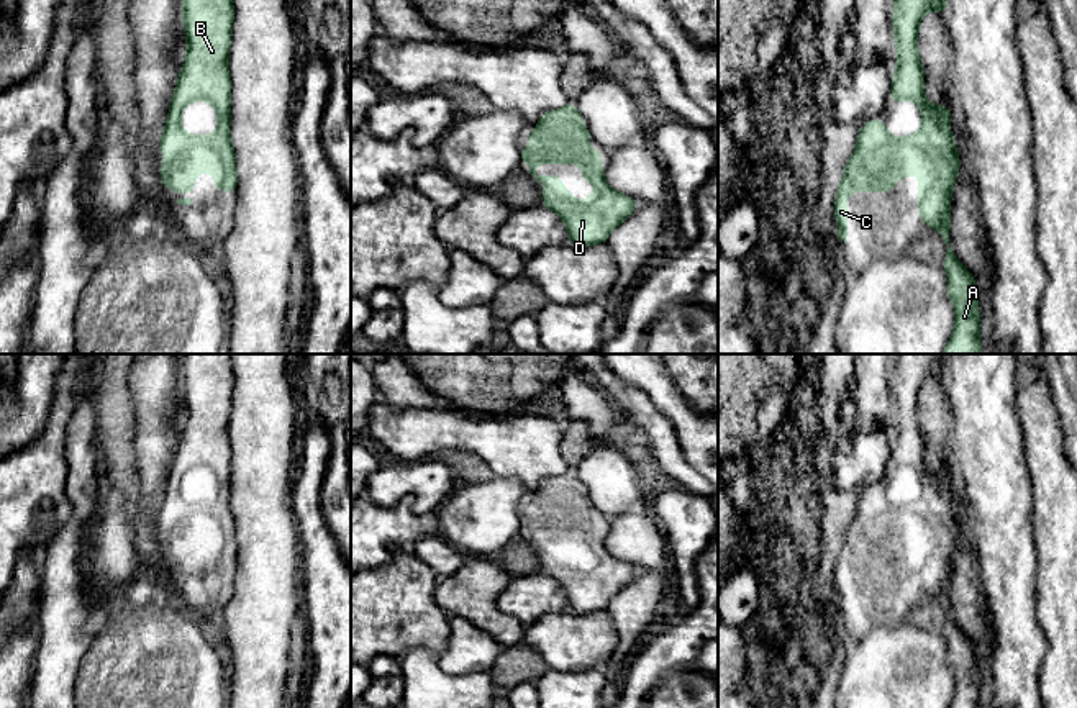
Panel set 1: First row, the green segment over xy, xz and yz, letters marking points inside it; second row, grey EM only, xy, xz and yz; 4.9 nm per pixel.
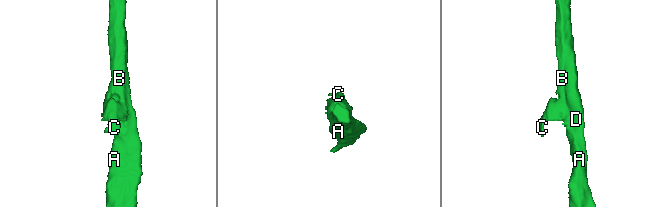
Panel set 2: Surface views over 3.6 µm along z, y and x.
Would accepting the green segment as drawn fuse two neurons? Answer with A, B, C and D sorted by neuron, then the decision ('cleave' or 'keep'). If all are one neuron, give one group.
groups A B C D; keep

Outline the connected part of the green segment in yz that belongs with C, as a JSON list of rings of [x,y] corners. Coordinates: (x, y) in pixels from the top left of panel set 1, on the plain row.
[[[892,354],[895,375],[892,395],[895,402],[897,436],[892,444],[890,469],[916,469],[921,480],[921,495],[907,503],[893,505],[887,498],[885,487],[864,488],[852,523],[849,524],[834,565],[834,587],[841,610],[848,605],[848,560],[849,559],[893,559],[893,547],[920,541],[920,564],[913,567],[920,574],[920,585],[926,595],[938,597],[947,611],[947,620],[941,629],[947,641],[947,665],[956,677],[956,690],[949,708],[980,708],[980,682],[975,646],[956,624],[949,615],[951,598],[951,560],[961,536],[961,524],[956,520],[956,503],[947,497],[952,485],[949,474],[938,474],[925,465],[925,438],[918,420],[918,395],[929,377],[947,382],[946,354]]]

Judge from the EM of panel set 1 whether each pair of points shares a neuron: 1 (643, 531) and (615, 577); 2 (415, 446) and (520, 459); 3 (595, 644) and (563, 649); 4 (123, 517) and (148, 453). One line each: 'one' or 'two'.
1: two
2: one
3: one
4: one

